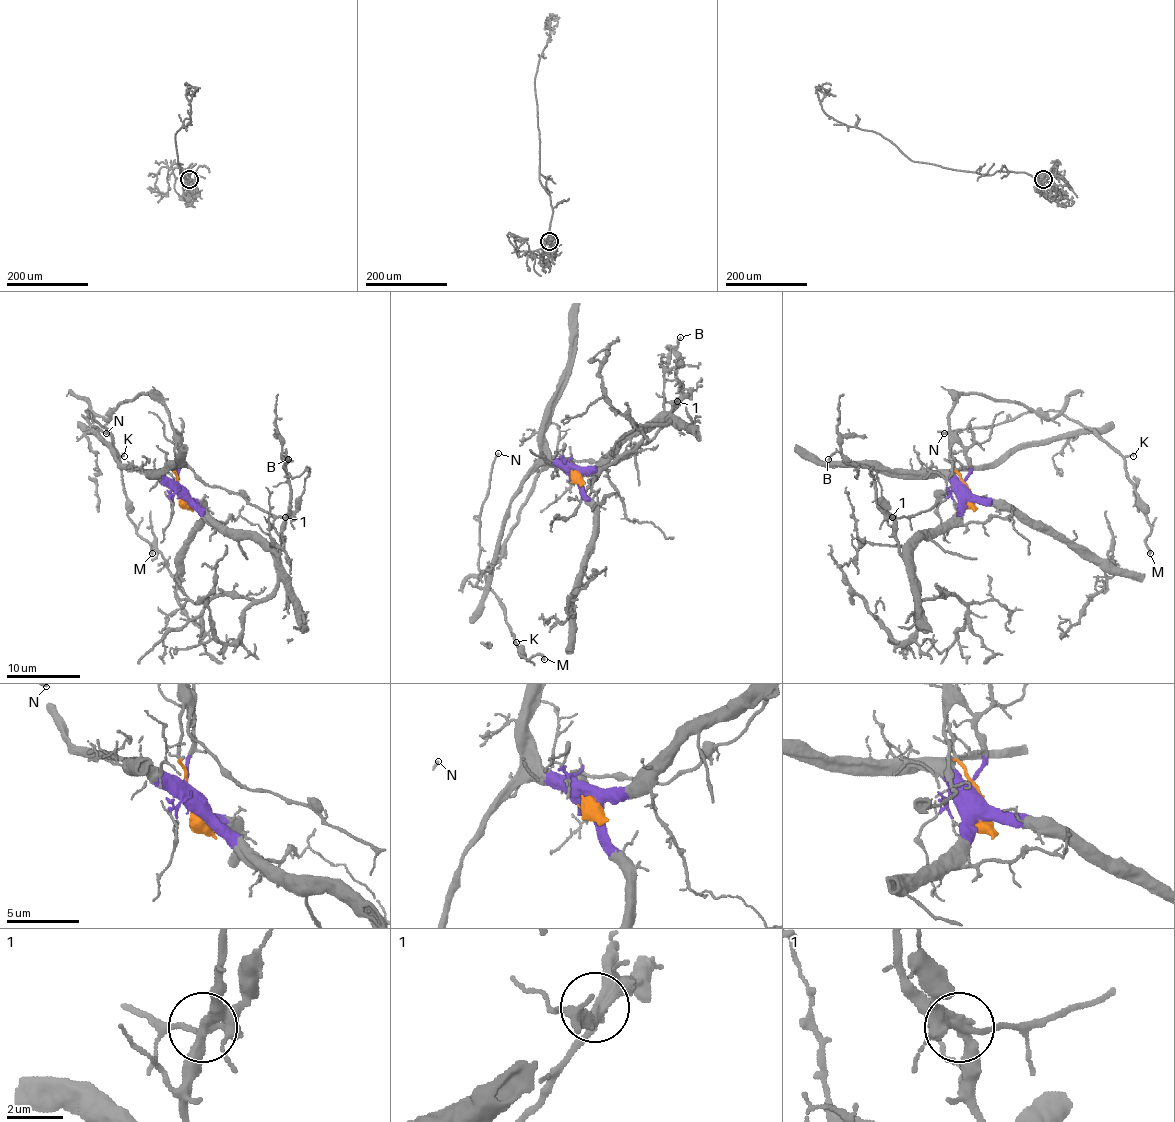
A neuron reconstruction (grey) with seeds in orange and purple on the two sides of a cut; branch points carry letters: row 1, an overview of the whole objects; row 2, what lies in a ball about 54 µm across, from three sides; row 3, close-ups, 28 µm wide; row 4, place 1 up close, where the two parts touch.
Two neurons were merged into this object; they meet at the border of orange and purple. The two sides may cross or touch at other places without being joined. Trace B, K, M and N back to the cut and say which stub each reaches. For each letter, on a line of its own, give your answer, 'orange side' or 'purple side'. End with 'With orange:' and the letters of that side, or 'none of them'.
B: purple side
K: orange side
M: orange side
N: orange side
With orange: K, M, N

